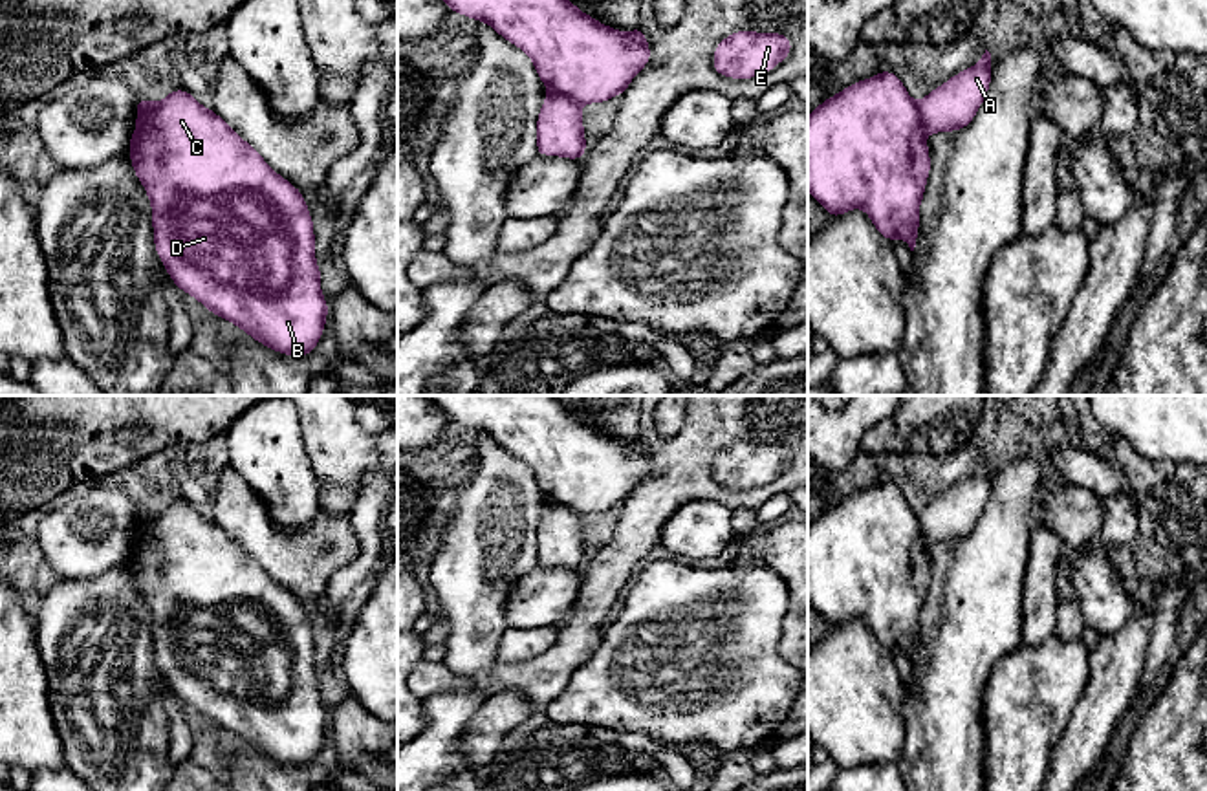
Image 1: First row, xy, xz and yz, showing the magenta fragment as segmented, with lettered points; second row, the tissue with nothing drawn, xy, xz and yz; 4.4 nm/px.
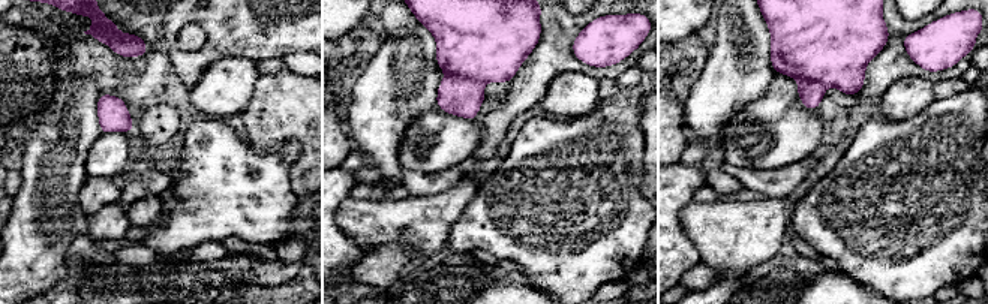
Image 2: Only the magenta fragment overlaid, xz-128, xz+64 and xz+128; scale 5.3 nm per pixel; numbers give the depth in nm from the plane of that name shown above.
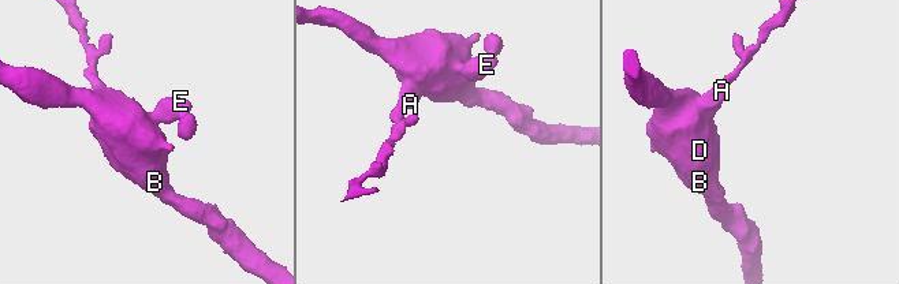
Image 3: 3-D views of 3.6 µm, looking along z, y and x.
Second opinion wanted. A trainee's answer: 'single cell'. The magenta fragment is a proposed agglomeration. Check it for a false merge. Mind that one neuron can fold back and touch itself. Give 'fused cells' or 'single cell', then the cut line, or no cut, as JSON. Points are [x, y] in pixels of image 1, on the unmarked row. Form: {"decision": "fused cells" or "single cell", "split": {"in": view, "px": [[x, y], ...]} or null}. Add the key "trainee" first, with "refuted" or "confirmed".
{"trainee": "refuted", "decision": "fused cells", "split": {"in": "xz", "px": [[548, 500], [566, 506], [579, 515]]}}

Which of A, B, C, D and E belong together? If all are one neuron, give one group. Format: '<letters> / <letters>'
A / B C D E

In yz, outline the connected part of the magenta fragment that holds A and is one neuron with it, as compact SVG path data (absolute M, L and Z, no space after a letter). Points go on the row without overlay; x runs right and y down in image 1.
M991 463L952 485L919 513L923 544L954 542L969 536L991 496Z

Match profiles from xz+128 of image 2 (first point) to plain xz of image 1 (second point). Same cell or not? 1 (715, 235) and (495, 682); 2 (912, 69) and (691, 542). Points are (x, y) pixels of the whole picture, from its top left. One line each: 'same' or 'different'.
1: same
2: different

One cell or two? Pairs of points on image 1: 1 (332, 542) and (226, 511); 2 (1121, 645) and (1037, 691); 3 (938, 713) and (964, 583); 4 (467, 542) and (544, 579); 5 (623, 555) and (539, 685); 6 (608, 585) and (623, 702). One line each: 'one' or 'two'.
1: one
2: two
3: one
4: two
5: one
6: two

